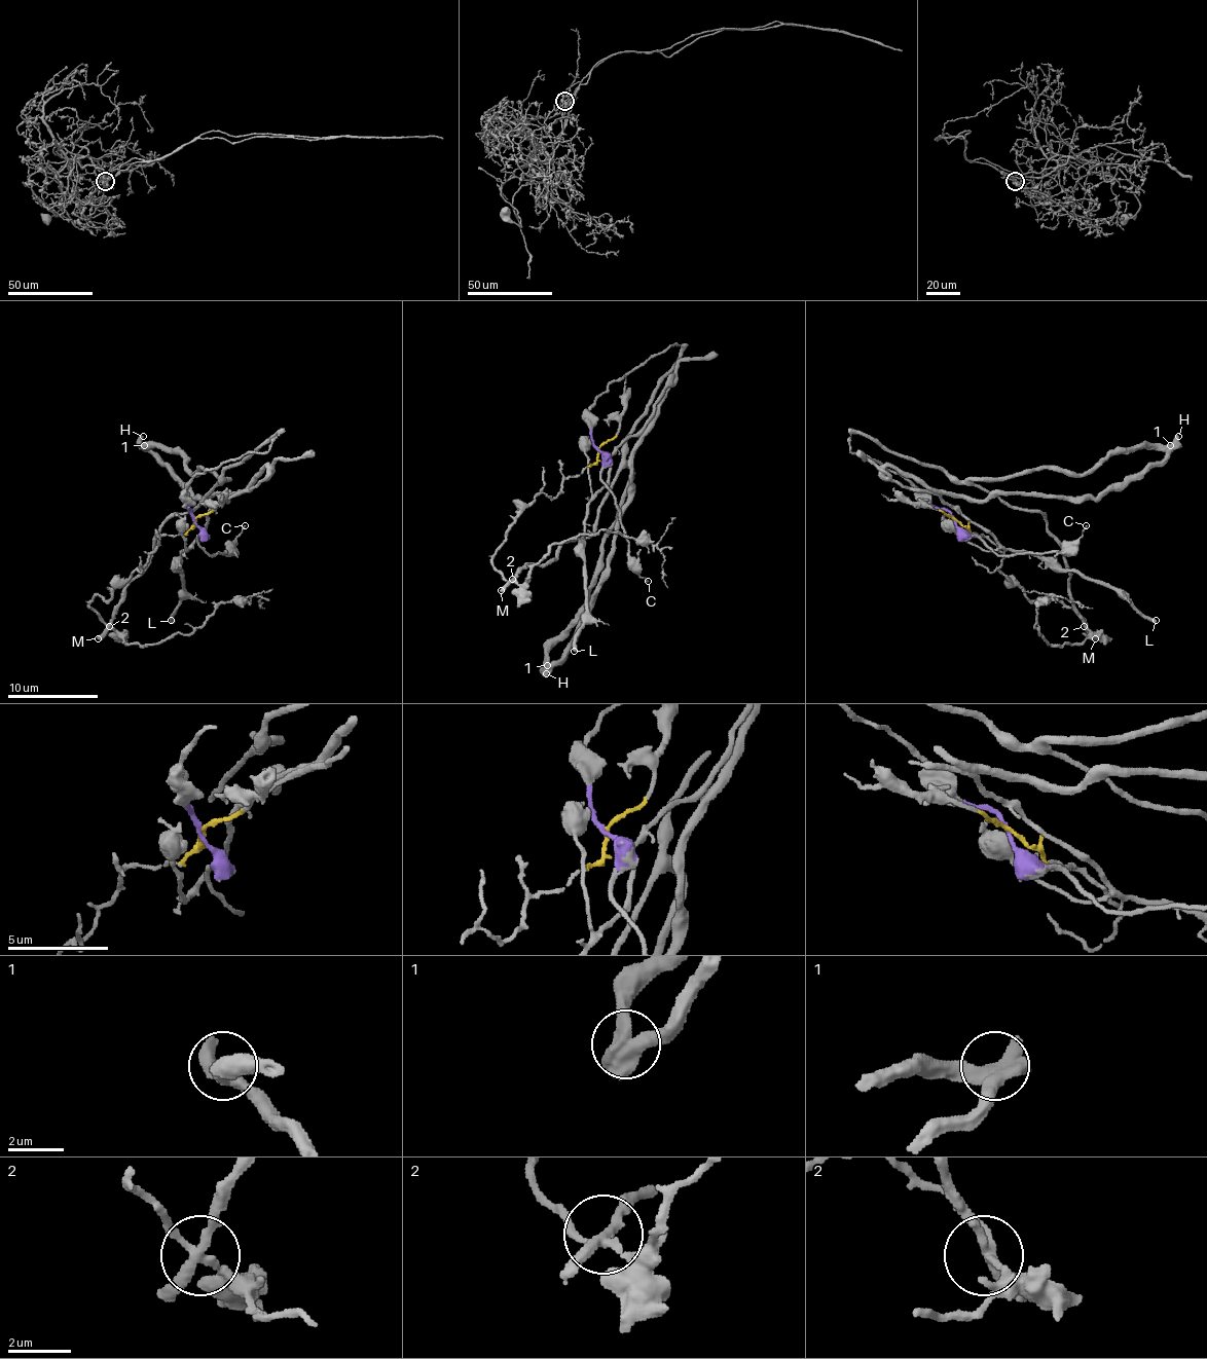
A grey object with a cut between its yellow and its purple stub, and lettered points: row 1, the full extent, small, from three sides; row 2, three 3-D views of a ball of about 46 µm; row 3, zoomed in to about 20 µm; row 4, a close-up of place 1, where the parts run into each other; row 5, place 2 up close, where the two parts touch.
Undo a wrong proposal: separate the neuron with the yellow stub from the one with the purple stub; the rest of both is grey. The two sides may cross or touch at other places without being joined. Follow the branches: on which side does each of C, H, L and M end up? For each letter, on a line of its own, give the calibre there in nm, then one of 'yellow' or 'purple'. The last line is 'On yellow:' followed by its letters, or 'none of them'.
C: 120 nm | purple
H: 440 nm | purple
L: 340 nm | yellow
M: 360 nm | purple
On yellow: L

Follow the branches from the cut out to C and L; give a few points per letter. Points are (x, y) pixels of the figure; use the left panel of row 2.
C: (193, 519), (200, 528), (198, 544), (210, 555), (225, 551), (246, 526)
L: (193, 519), (185, 542), (187, 551), (189, 549), (180, 555), (183, 600), (172, 621)

